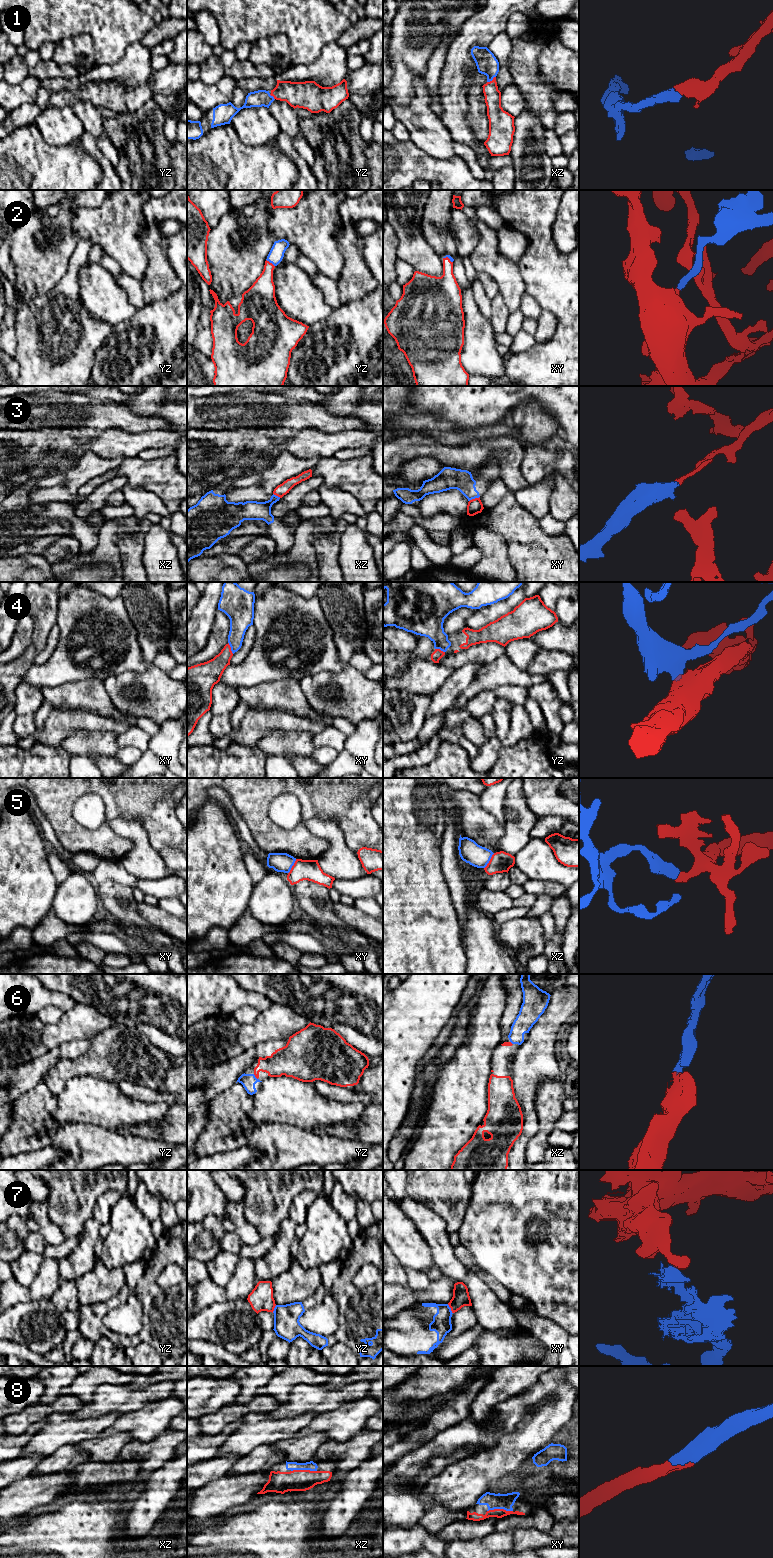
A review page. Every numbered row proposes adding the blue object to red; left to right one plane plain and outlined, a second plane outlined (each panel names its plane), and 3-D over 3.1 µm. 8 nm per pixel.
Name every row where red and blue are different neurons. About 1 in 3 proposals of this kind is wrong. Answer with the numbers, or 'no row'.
3, 5, 7

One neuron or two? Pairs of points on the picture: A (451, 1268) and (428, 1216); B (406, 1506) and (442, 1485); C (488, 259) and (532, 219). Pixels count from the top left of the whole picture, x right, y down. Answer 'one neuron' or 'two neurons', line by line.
A: one neuron
B: two neurons
C: two neurons

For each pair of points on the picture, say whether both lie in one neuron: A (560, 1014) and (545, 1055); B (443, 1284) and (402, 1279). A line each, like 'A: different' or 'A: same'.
A: same
B: different

